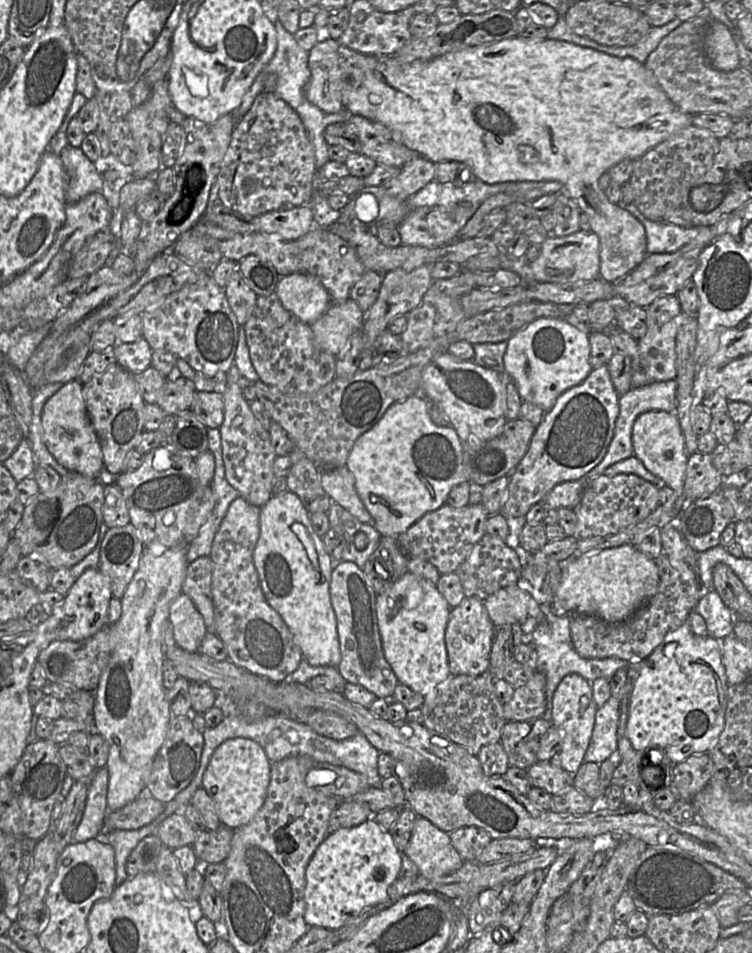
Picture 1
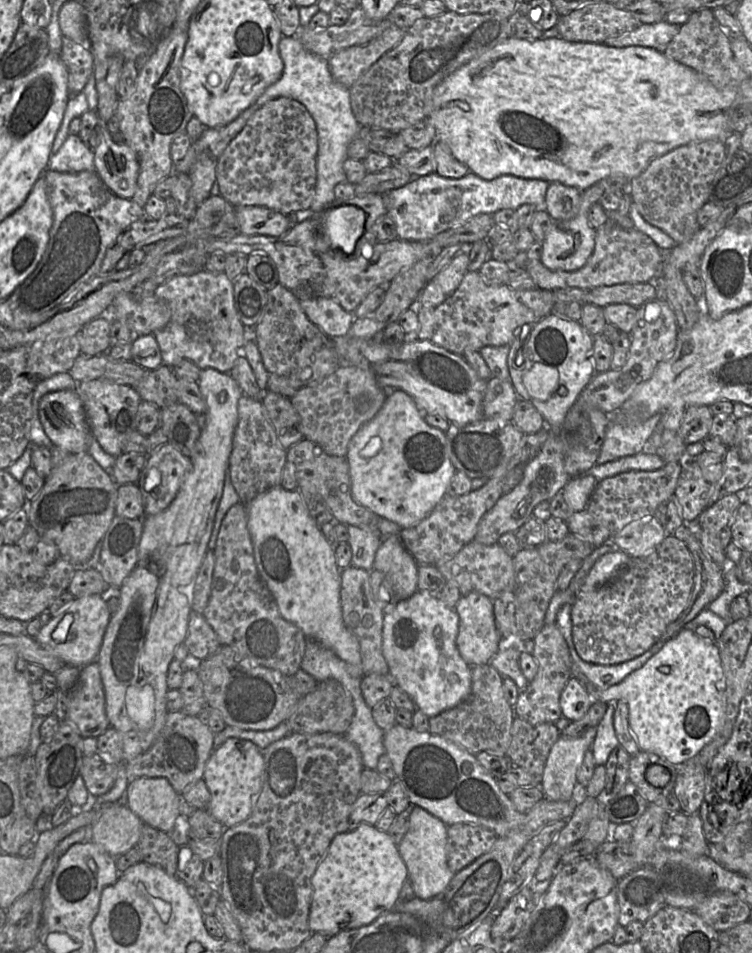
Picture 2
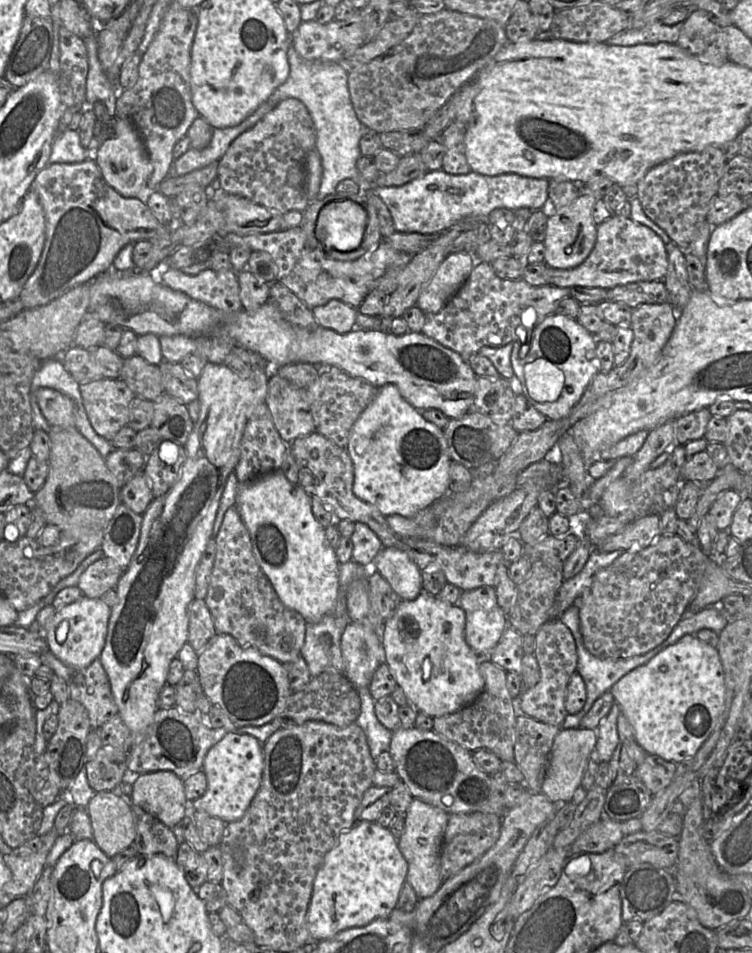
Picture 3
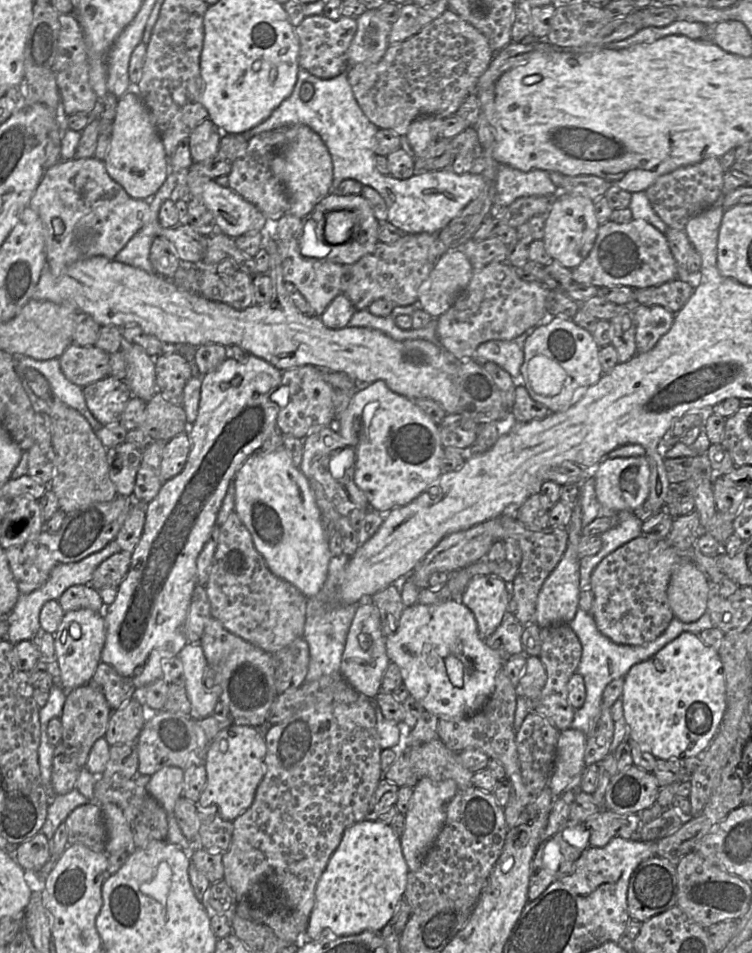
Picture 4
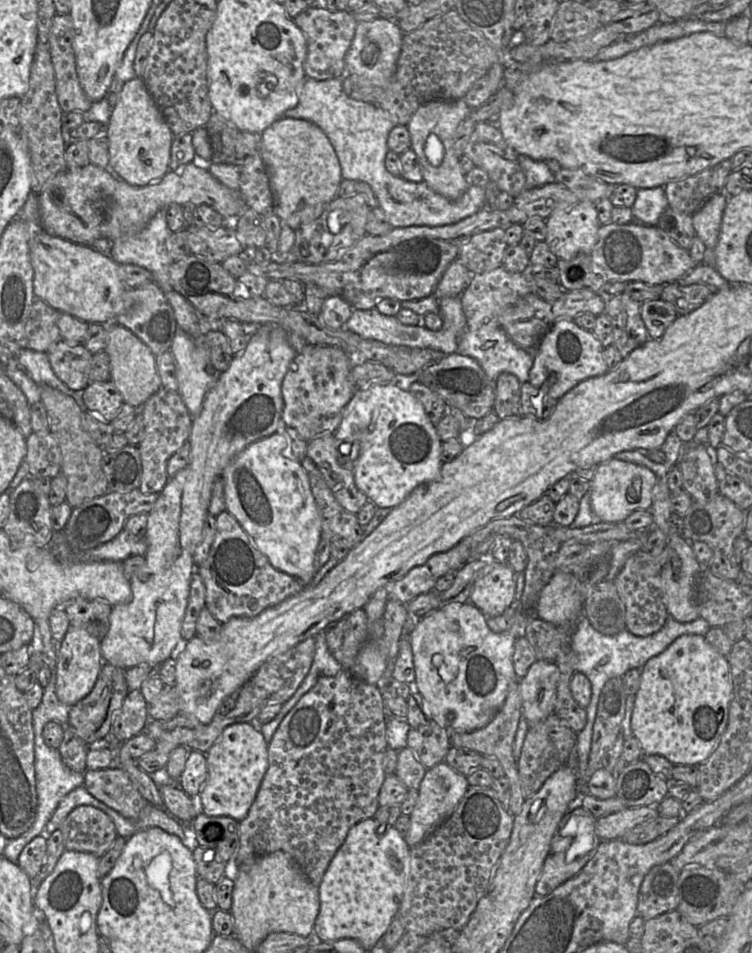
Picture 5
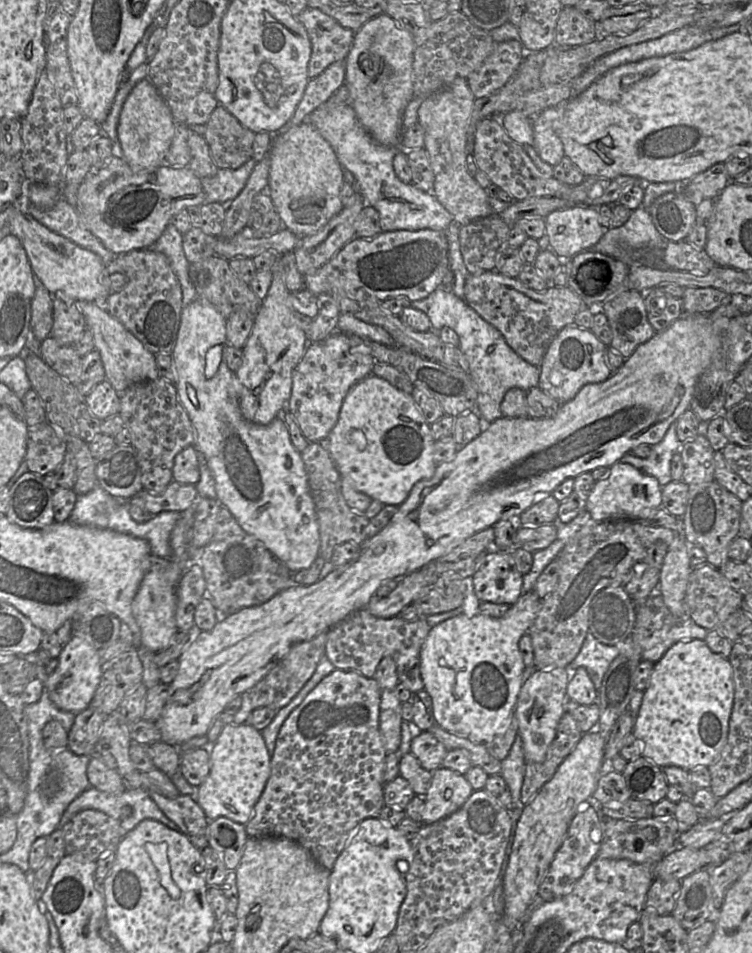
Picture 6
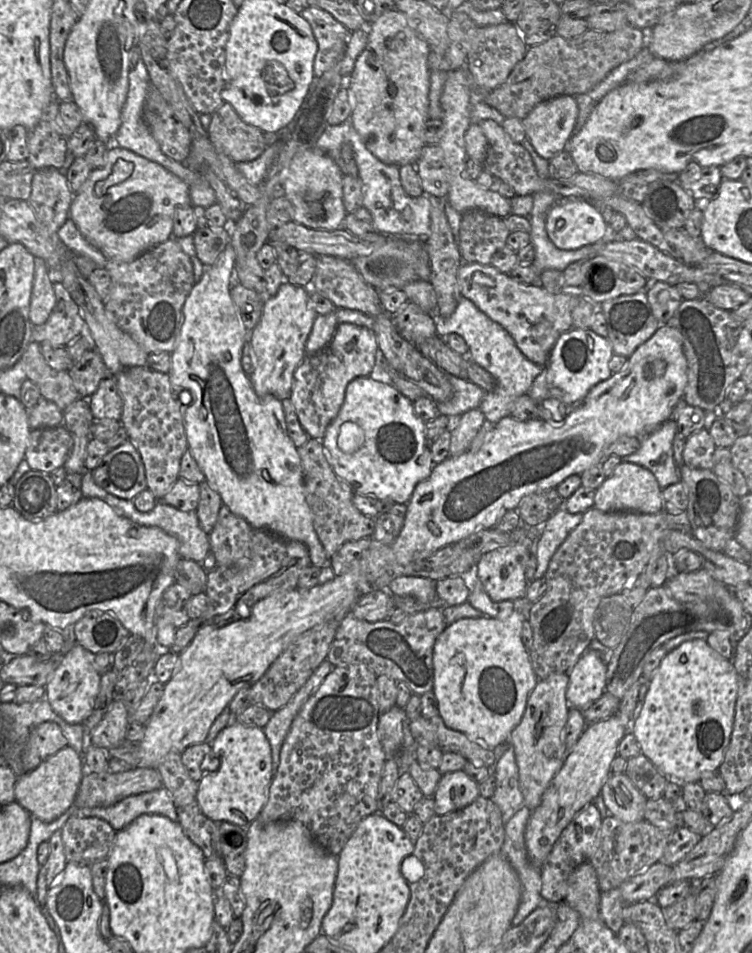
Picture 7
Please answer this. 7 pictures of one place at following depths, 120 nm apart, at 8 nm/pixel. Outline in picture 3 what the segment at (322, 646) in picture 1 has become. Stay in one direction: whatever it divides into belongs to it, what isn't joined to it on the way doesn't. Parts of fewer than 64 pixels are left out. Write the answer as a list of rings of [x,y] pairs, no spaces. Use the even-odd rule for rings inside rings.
[[[279,470],[239,484],[236,506],[250,533],[254,556],[281,602],[300,613],[307,623],[317,623],[336,606],[340,563],[326,538],[325,528],[313,514],[311,500],[311,495],[299,483],[291,483]],[[350,622],[341,637],[345,675],[355,688],[368,688],[378,667],[385,663],[381,637],[371,628]]]

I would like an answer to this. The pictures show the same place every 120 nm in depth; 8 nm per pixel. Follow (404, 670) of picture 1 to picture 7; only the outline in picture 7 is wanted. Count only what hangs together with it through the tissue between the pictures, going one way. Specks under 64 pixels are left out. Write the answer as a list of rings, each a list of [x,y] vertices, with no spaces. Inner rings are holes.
[[[522,601],[506,618],[482,616],[459,619],[446,626],[433,647],[432,691],[438,703],[439,716],[447,727],[464,733],[490,749],[509,743],[510,734],[521,721],[528,697],[539,681],[521,638],[522,625],[528,620],[528,604]]]

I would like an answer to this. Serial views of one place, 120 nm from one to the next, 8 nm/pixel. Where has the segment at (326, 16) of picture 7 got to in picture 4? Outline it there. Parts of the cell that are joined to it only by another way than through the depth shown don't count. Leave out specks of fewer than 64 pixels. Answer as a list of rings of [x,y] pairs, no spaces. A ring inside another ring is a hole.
[[[323,15],[305,17],[295,27],[295,33],[299,41],[299,66],[321,79],[331,79],[347,72],[350,67],[348,49],[356,30],[357,17],[341,16],[337,20],[329,19]]]

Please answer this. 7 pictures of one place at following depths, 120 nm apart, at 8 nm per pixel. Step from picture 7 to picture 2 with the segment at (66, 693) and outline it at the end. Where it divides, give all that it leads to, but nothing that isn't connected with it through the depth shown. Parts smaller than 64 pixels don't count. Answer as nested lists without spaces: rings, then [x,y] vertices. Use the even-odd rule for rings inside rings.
[[[107,593],[75,597],[69,604],[64,604],[59,609],[58,614],[52,616],[49,621],[41,627],[35,639],[41,646],[59,656],[67,665],[82,668],[93,661],[97,661],[97,656],[111,616],[107,604]]]

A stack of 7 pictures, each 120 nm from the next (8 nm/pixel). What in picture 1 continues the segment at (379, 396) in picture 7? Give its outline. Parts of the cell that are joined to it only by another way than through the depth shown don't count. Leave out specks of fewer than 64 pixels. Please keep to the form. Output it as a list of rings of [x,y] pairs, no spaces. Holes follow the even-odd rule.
[[[412,395],[391,405],[383,417],[355,441],[346,467],[354,476],[355,489],[365,508],[374,517],[374,527],[382,537],[397,537],[406,532],[425,514],[447,502],[450,490],[457,484],[469,482],[463,459],[463,442],[456,430],[435,425],[428,413],[426,398]]]

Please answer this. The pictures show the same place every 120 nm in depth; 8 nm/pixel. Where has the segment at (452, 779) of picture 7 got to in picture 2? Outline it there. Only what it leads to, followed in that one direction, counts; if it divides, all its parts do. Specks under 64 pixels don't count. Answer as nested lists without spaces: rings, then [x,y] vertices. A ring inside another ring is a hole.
[[[419,806],[411,809],[409,829],[398,851],[406,864],[414,894],[420,899],[430,899],[446,889],[454,872],[449,868],[446,854],[447,826],[438,818]]]

